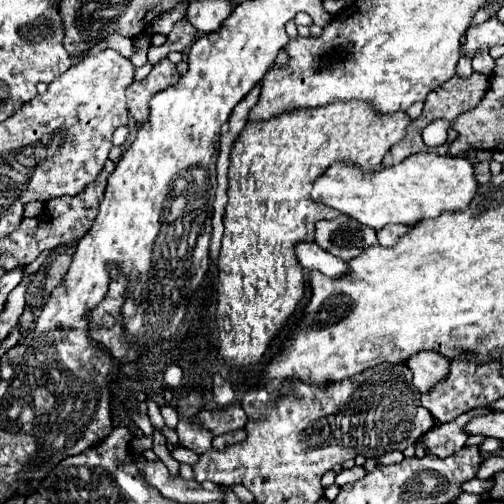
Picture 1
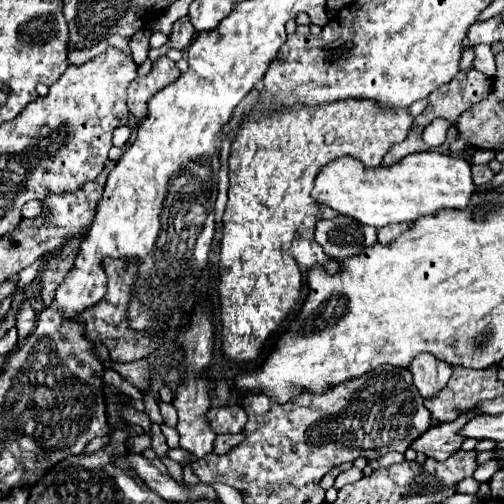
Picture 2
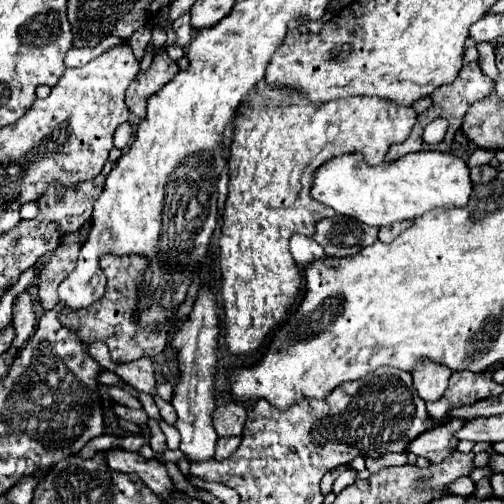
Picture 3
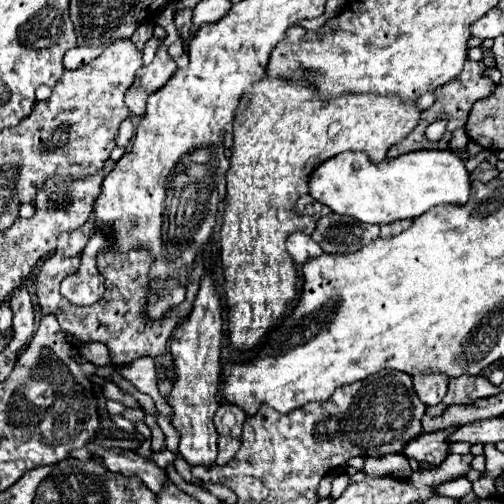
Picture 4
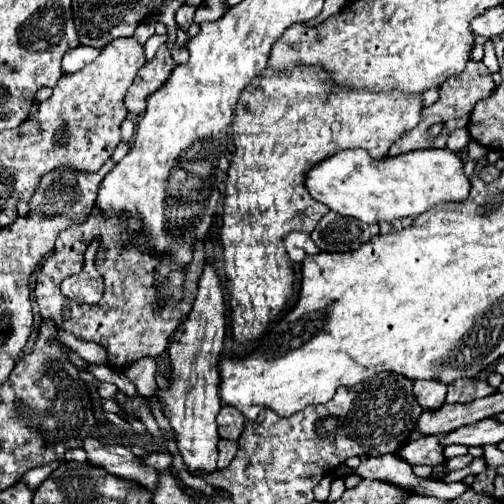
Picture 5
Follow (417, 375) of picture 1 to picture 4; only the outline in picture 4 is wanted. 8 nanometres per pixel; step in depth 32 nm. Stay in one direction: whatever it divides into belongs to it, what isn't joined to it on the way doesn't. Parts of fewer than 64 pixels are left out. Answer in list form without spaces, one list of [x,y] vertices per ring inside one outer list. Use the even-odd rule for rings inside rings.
[[[430,374],[430,376],[414,376],[414,392],[426,406],[436,406],[440,400],[446,396],[446,386],[448,380],[440,374]]]

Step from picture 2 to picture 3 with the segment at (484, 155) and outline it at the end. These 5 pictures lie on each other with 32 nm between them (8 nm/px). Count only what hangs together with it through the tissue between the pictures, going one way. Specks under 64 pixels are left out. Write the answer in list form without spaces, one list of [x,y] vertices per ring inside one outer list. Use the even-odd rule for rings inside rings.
[[[479,148],[467,161],[468,168],[474,168],[483,164],[488,164],[495,157],[494,150],[486,150]]]

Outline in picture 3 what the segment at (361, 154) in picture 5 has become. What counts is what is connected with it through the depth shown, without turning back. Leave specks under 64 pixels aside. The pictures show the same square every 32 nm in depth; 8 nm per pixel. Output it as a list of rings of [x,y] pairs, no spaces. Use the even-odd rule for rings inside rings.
[[[424,150],[416,154],[412,152],[402,156],[400,160],[382,162],[378,166],[366,164],[366,160],[360,158],[358,154],[340,154],[332,158],[328,164],[322,164],[320,170],[314,174],[312,182],[314,184],[310,194],[314,200],[330,206],[338,214],[356,218],[370,226],[386,226],[400,220],[414,220],[420,214],[438,206],[466,206],[472,192],[472,180],[466,162],[450,152],[436,152],[436,150]]]

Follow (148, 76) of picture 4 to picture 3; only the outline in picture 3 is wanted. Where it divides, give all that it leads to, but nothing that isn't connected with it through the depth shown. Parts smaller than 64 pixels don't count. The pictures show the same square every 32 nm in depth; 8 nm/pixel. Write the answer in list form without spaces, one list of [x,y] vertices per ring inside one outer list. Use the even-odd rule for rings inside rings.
[[[162,48],[154,56],[150,68],[138,72],[136,80],[128,86],[128,90],[126,90],[126,106],[130,108],[130,112],[144,118],[146,116],[146,100],[154,92],[158,92],[162,86],[166,86],[176,74],[178,74],[176,62],[170,60],[166,50]]]

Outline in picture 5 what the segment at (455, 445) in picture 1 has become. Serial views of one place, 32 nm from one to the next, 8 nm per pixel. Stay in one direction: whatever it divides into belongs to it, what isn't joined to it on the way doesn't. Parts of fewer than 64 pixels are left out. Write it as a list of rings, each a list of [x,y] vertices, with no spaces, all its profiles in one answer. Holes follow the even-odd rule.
[[[442,434],[424,436],[424,438],[420,438],[420,440],[408,442],[404,448],[400,448],[400,452],[396,452],[396,456],[402,458],[404,462],[408,462],[410,466],[418,466],[418,464],[438,466],[438,464],[444,462],[444,460],[442,460],[440,438],[442,438]]]

